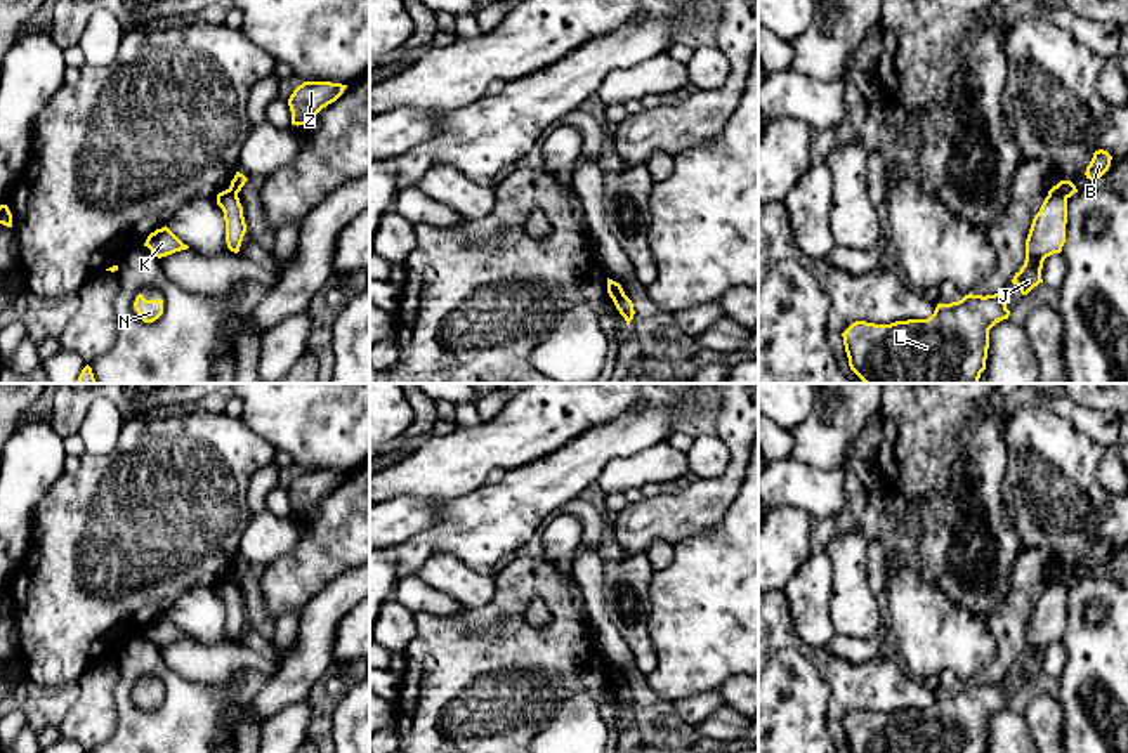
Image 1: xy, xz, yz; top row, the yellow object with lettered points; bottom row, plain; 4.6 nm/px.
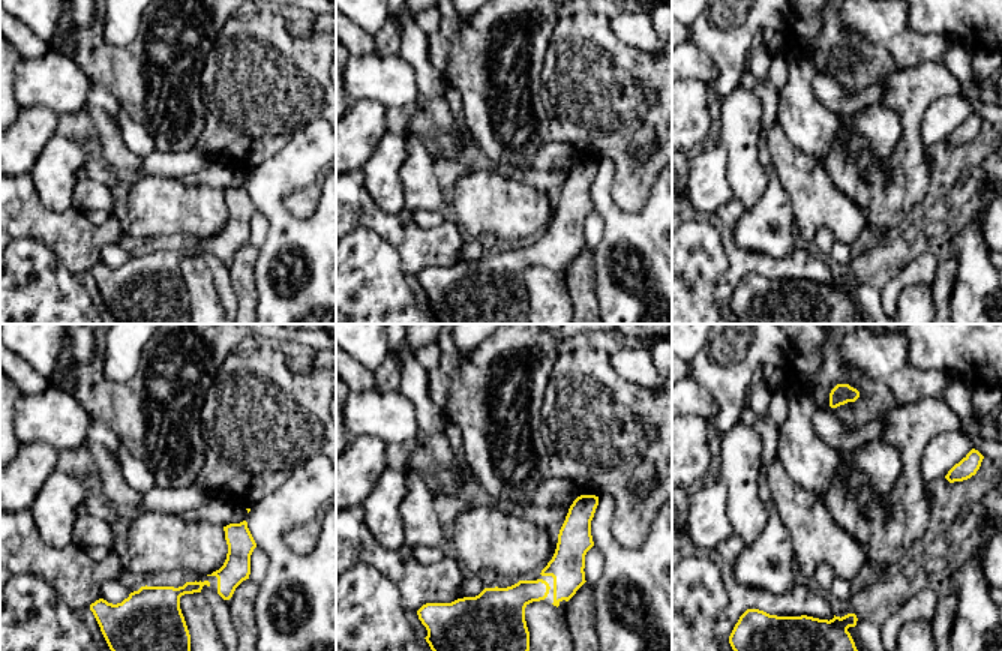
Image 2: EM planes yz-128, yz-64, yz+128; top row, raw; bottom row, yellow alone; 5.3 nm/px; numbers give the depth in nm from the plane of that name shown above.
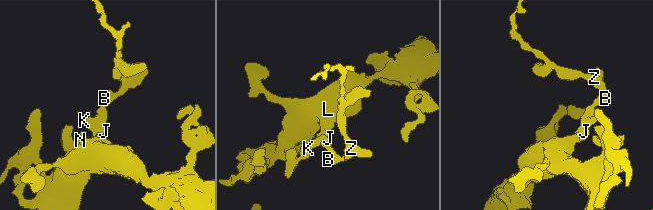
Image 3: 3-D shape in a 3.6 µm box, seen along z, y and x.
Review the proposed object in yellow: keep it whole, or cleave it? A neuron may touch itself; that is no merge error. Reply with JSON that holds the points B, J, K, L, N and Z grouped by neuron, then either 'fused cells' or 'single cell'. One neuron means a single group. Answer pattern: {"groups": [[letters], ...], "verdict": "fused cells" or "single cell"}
{"groups": [["B", "Z"], ["J", "K", "L", "N"]], "verdict": "fused cells"}

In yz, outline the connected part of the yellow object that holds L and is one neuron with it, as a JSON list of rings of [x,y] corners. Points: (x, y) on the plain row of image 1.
[[[1005,680],[994,684],[965,684],[958,691],[937,692],[927,708],[875,713],[852,711],[843,722],[849,753],[986,753],[989,718],[1008,708]]]

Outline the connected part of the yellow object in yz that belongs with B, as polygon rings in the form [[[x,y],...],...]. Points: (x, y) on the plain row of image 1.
[[[1104,538],[1095,540],[1085,560],[1086,567],[1090,569],[1100,567],[1109,559],[1111,548],[1112,545],[1107,540]]]

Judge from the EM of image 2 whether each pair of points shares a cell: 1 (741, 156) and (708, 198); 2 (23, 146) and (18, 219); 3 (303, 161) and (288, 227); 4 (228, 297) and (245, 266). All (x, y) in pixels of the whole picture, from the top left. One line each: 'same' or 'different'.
1: different
2: different
3: same
4: different

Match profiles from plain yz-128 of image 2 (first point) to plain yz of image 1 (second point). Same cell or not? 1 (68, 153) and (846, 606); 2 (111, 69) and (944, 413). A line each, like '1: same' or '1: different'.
1: different
2: same

